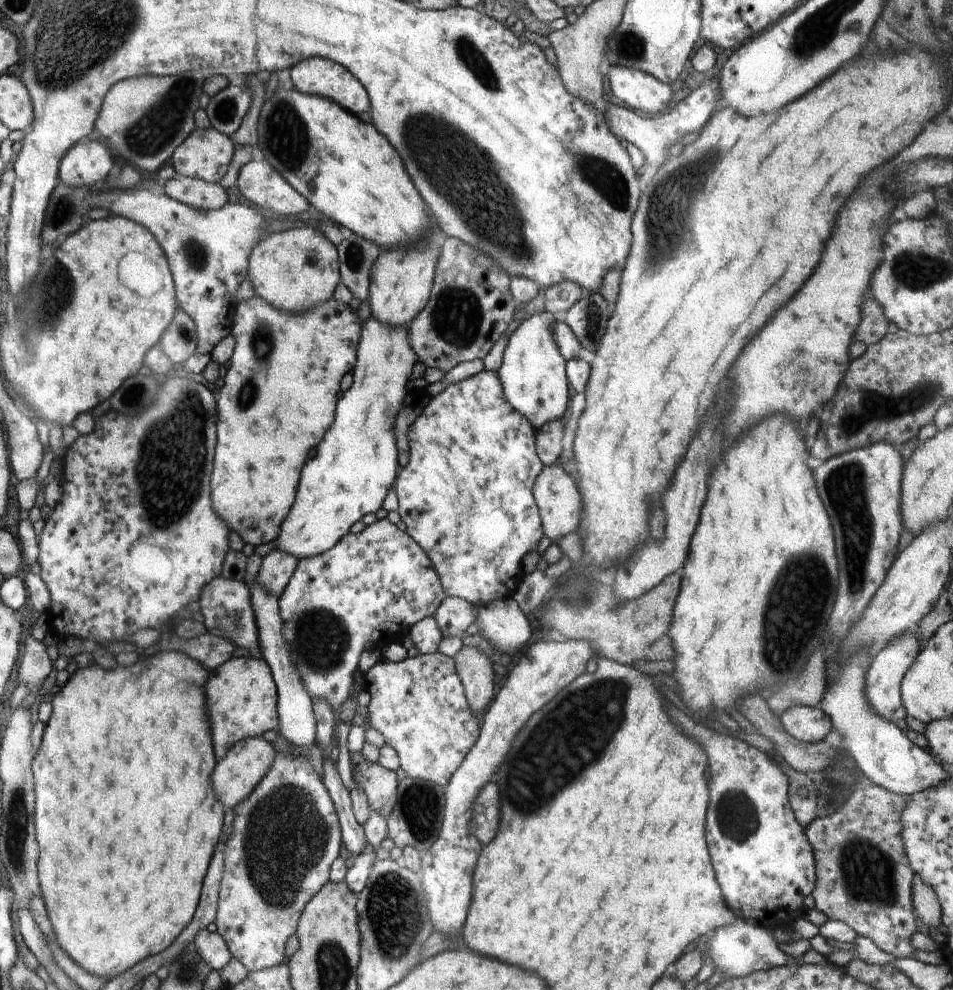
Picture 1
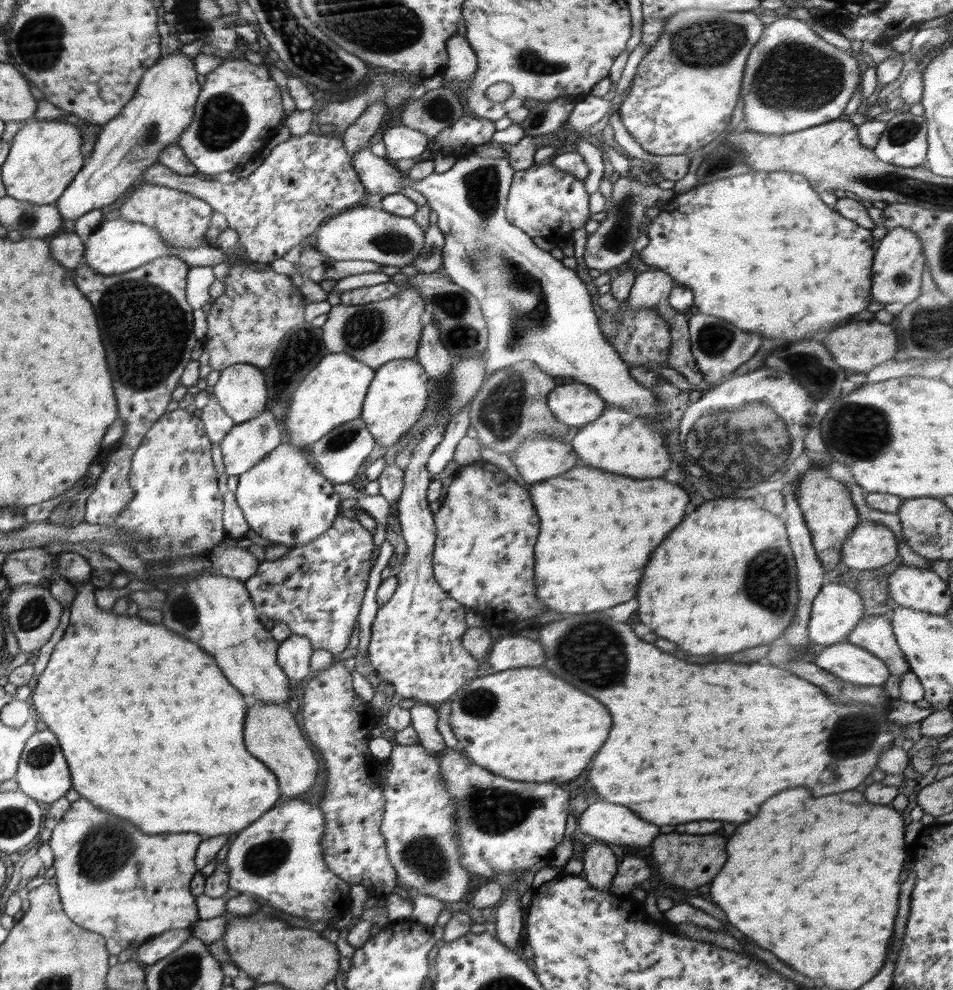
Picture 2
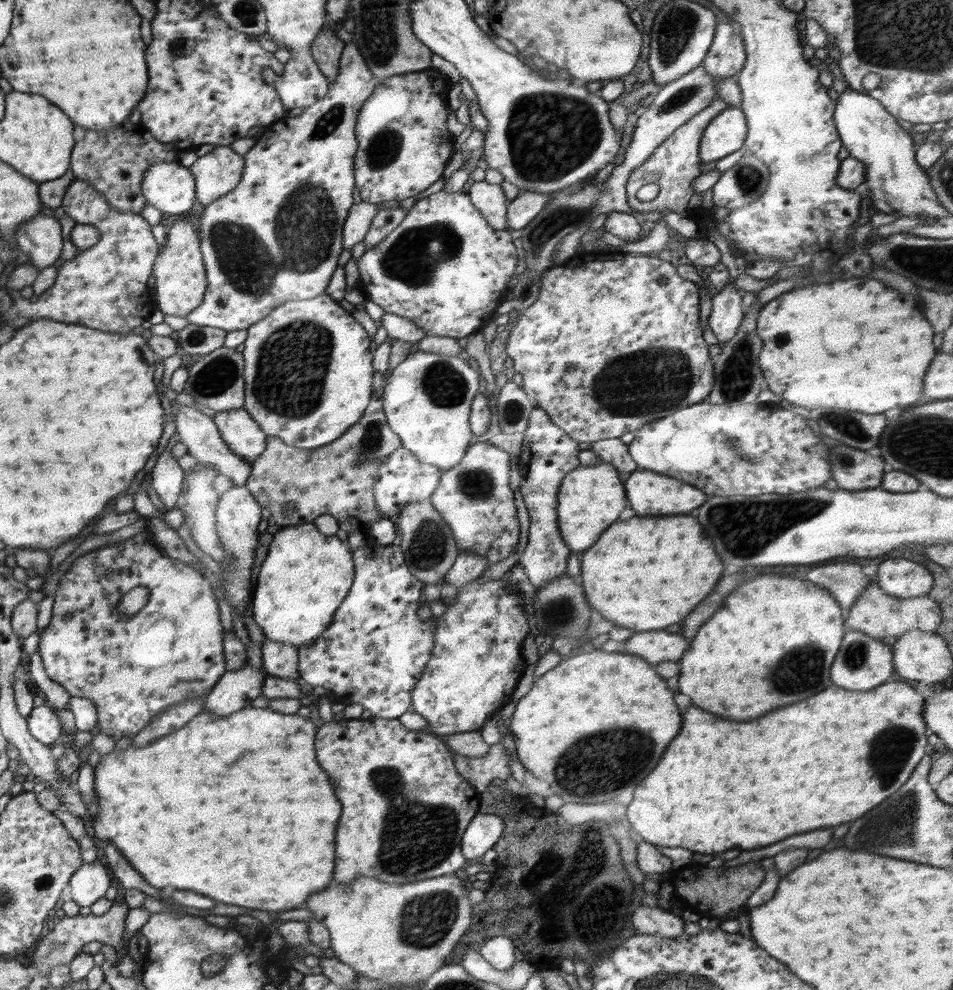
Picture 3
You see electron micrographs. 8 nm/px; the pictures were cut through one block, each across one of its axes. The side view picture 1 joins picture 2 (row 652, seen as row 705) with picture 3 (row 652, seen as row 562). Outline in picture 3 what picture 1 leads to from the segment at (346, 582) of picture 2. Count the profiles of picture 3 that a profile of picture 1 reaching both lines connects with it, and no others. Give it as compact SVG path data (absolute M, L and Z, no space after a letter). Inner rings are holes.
M367 536L362 546L351 554L355 570L353 583L336 609L332 624L316 642L297 649L299 677L310 686L323 686L336 698L342 698L334 702L361 704L374 717L398 719L410 710L412 689L432 656L436 619L420 620L418 617L419 598L426 584L408 570L399 546L381 545Z

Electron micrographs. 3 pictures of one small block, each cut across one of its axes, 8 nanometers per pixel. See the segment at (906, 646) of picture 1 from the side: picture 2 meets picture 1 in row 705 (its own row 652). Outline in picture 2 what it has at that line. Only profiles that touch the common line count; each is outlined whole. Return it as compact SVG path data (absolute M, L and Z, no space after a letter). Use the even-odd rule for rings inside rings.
M882 615L864 616L862 619L845 640L878 656L892 676L904 676L910 667L894 636L891 622Z

